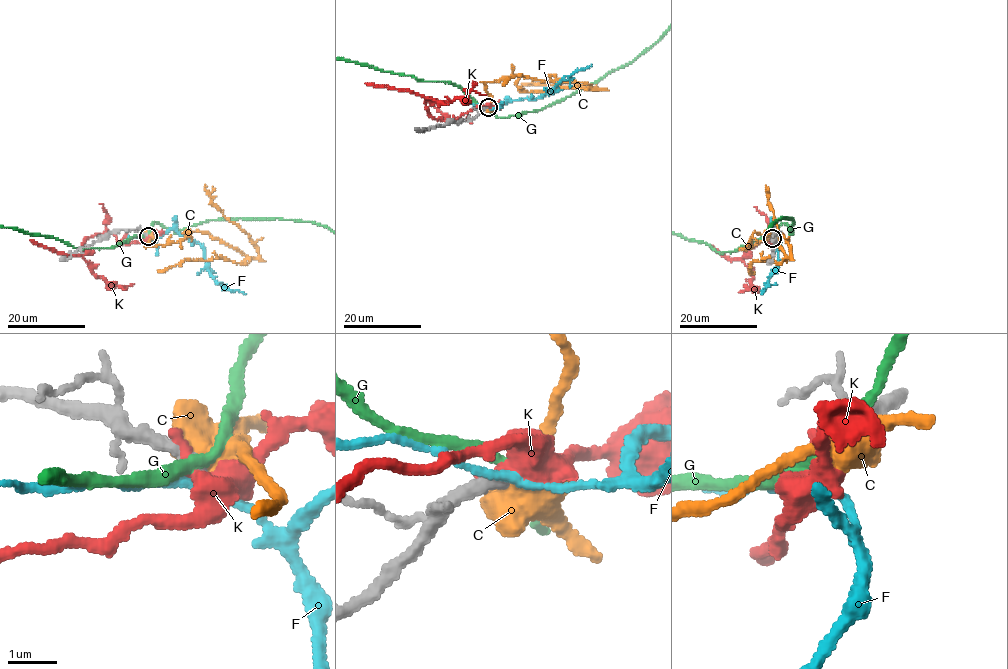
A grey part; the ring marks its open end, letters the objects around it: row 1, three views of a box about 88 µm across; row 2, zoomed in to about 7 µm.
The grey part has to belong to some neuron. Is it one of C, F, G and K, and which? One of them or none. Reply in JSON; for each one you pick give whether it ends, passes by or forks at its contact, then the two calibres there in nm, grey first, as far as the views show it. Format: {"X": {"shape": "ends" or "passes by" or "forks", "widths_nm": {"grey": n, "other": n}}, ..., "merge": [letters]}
{"merge": []}

